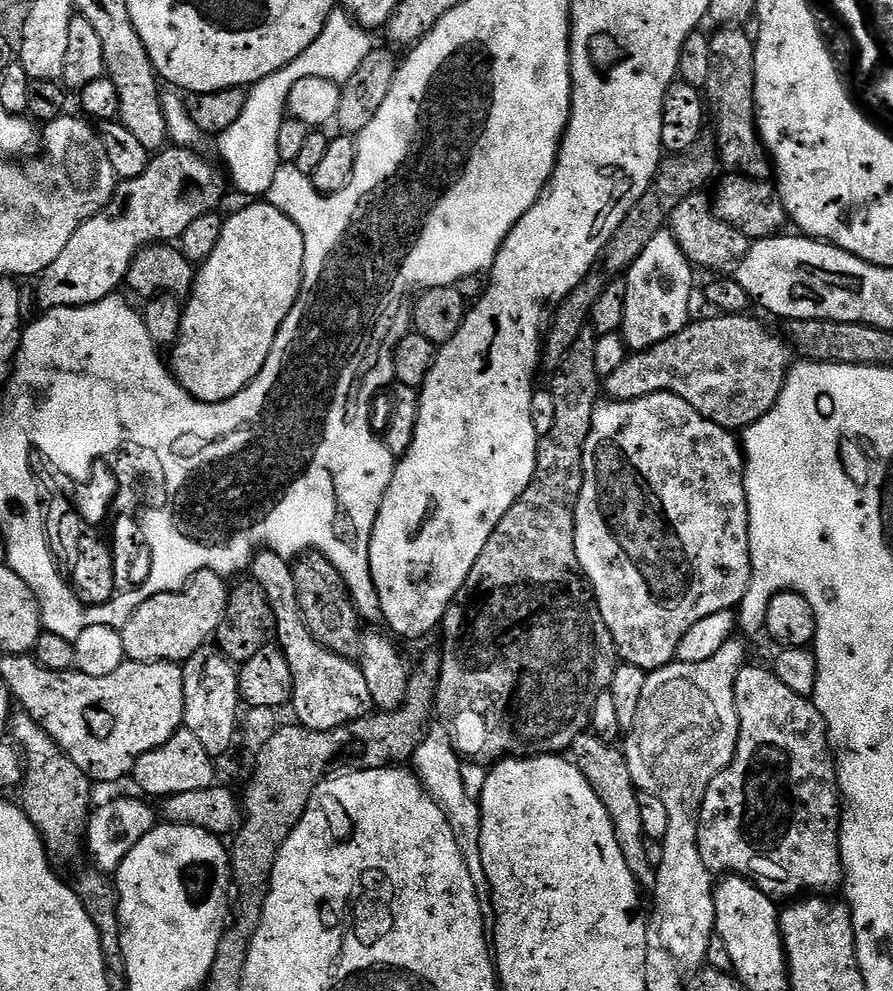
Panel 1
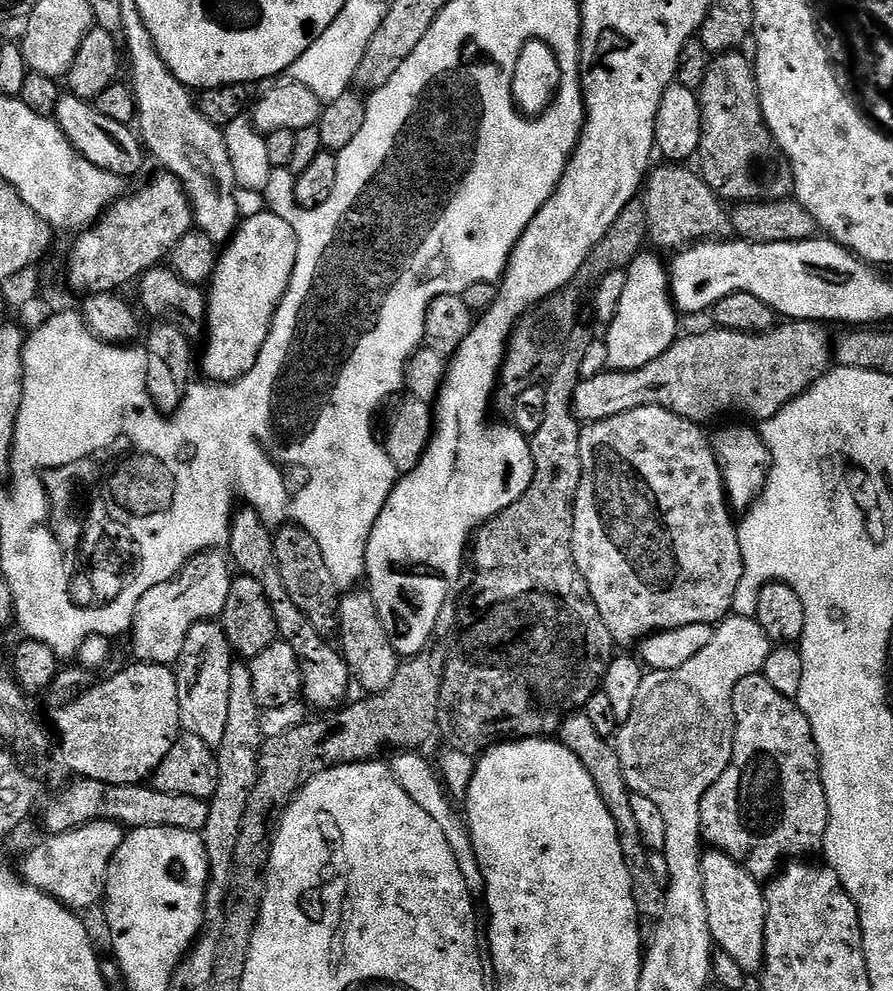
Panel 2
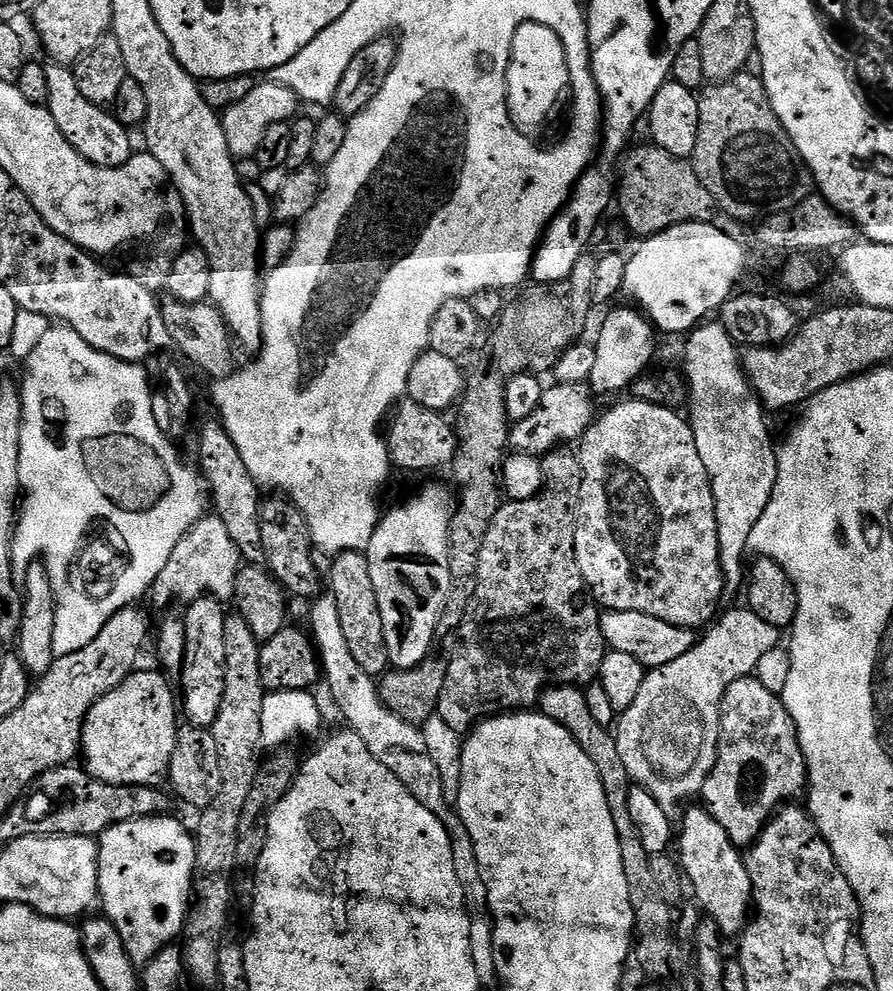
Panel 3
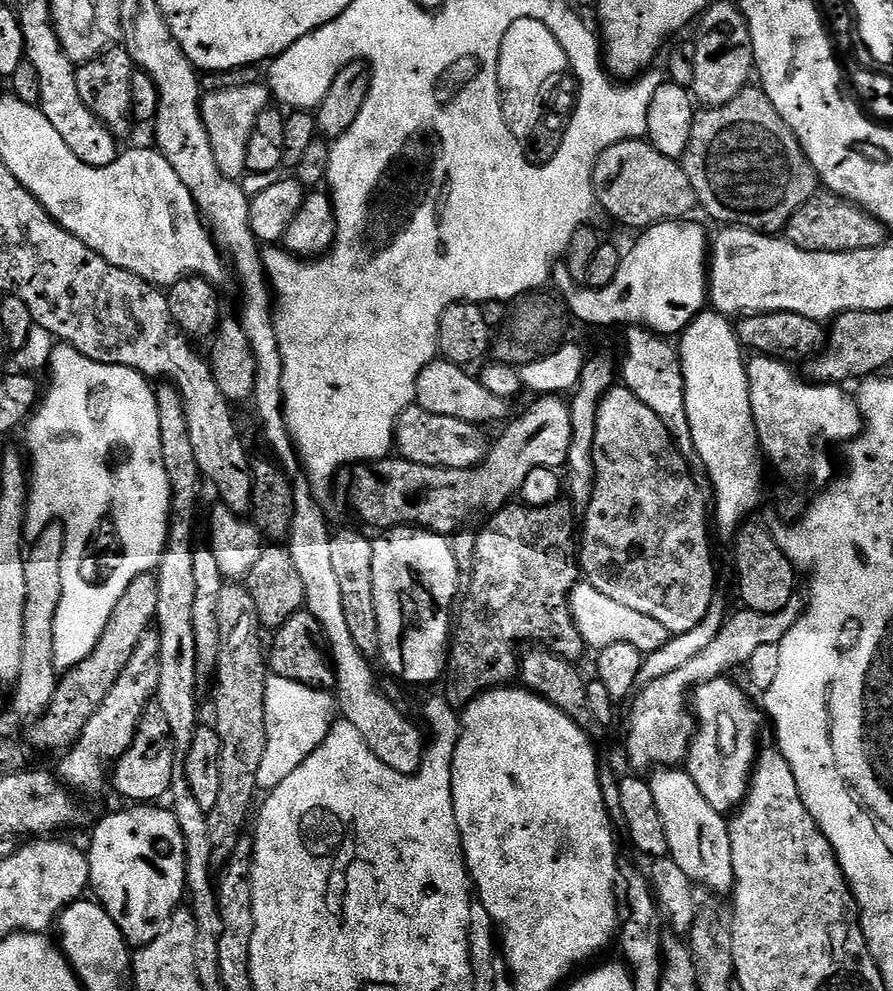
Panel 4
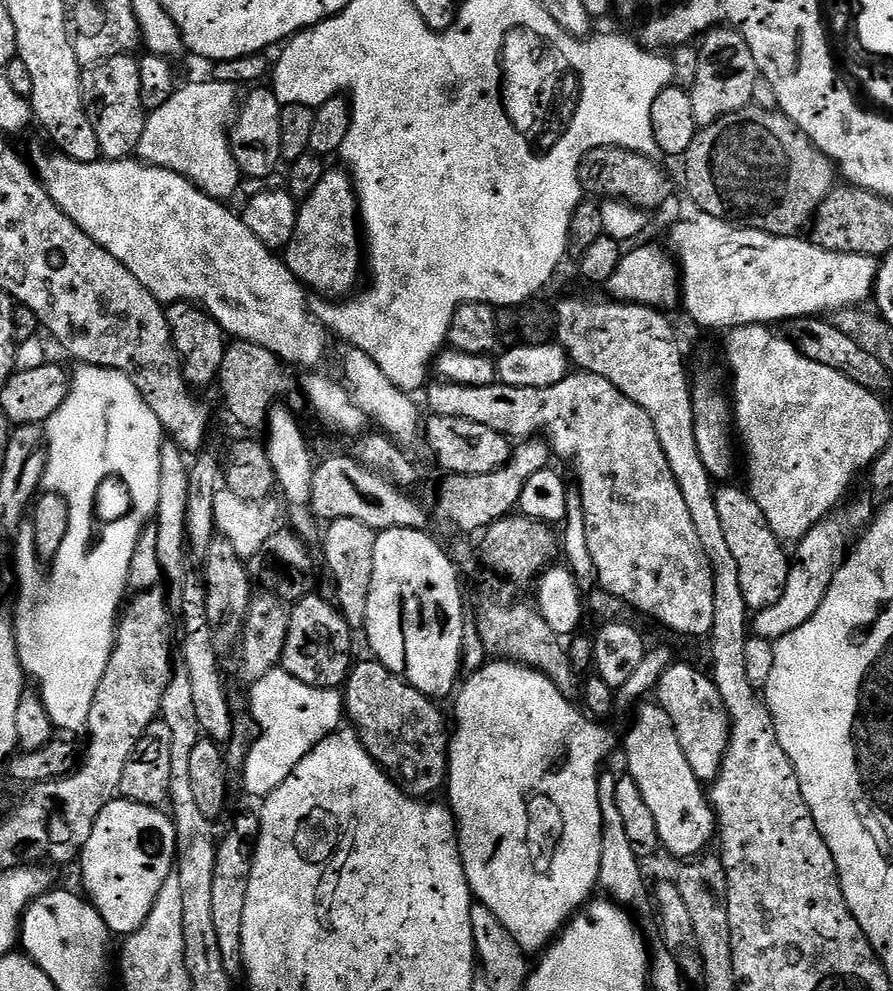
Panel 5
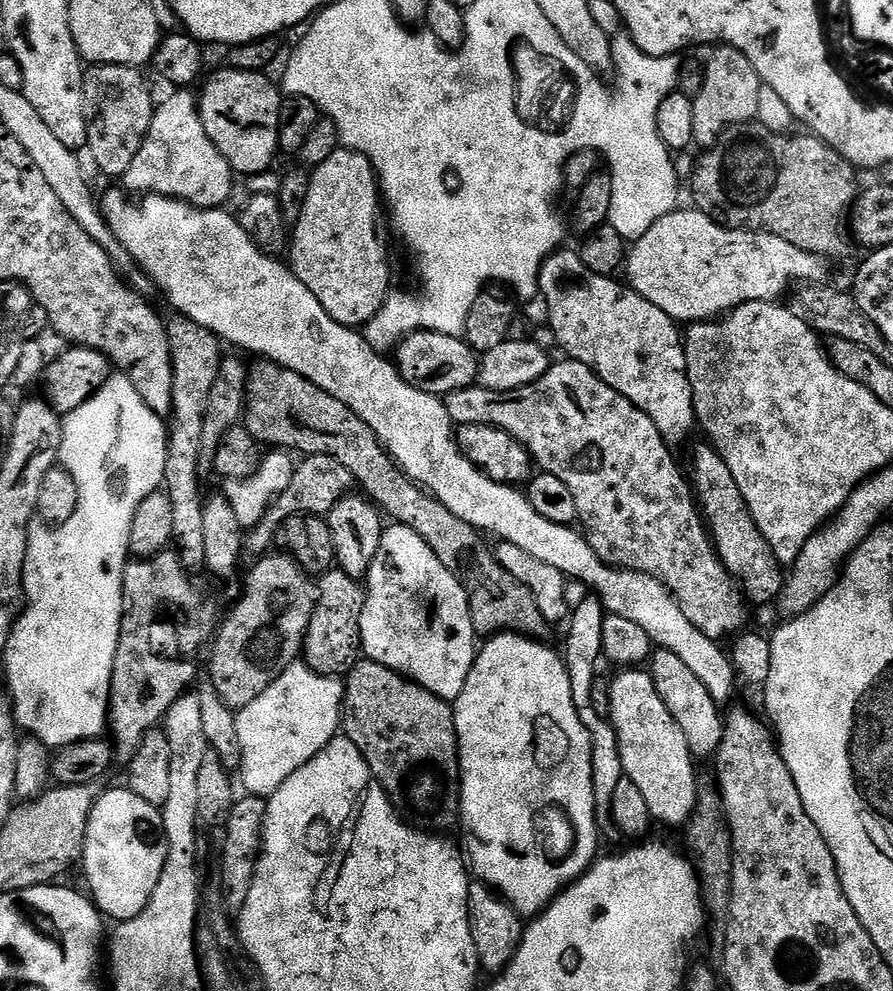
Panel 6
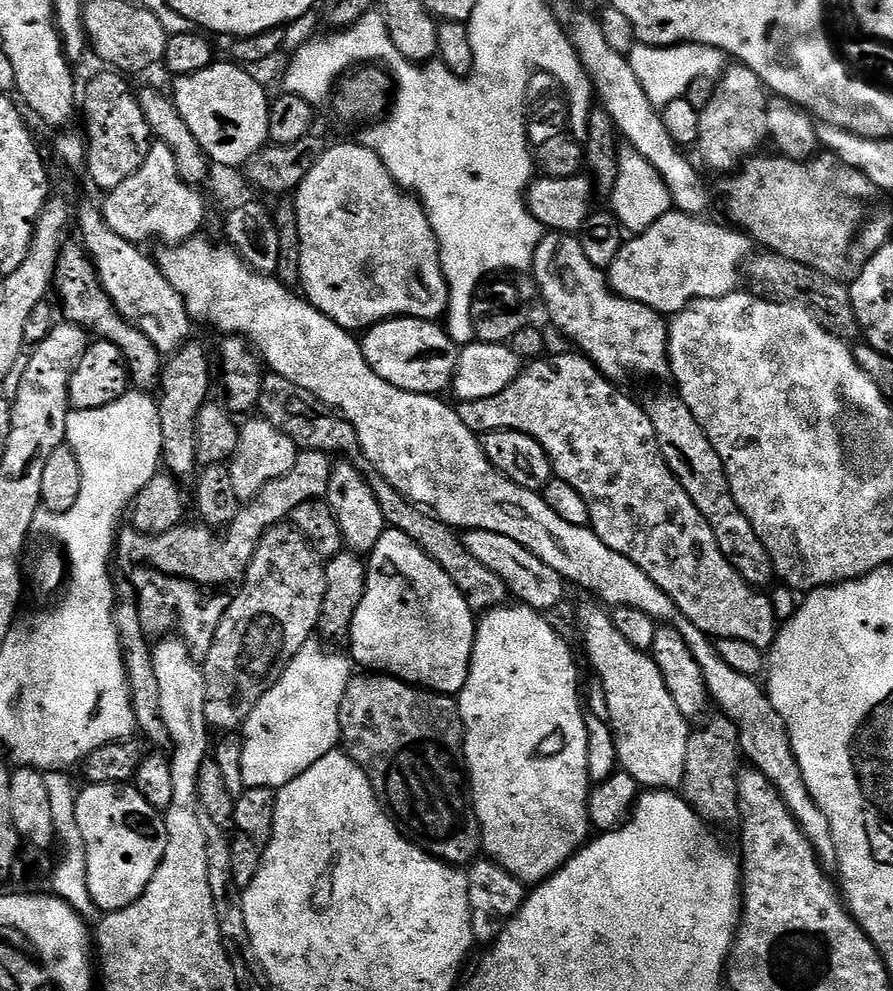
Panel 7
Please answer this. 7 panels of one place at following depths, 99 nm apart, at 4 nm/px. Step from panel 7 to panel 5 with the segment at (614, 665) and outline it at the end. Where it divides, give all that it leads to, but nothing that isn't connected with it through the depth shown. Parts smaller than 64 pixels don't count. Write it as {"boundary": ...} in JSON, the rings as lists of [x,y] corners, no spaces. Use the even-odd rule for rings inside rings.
{"boundary":[[[651,702],[652,704],[644,704],[636,712],[636,721],[632,724],[632,729],[628,732],[628,737],[623,737],[622,748],[624,744],[624,756],[628,759],[628,768],[626,768],[627,775],[631,776],[634,782],[638,782],[638,790],[642,790],[642,799],[646,801],[646,807],[654,813],[654,822],[658,826],[658,838],[662,845],[663,851],[668,851],[672,856],[684,856],[680,858],[691,858],[694,856],[699,856],[705,851],[704,848],[708,843],[713,843],[714,837],[718,832],[718,825],[716,822],[716,814],[710,803],[709,797],[706,795],[705,789],[704,792],[702,789],[702,782],[694,774],[694,770],[690,770],[690,762],[686,762],[686,754],[682,754],[682,746],[678,746],[678,738],[676,737],[676,731],[674,726],[670,722],[670,714],[666,714],[666,710],[662,710],[659,706],[659,703]]]}

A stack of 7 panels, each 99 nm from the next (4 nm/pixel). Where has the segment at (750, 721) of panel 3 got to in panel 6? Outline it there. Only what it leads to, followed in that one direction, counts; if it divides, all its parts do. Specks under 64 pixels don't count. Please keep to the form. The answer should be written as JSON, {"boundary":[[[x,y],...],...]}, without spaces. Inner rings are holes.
{"boundary":[[[656,648],[653,651],[650,657],[650,671],[658,698],[666,702],[666,710],[674,714],[674,722],[682,726],[682,734],[686,734],[686,742],[693,757],[715,757],[724,737],[725,717],[722,715],[721,705],[716,704],[714,698],[710,698],[710,690],[706,690],[706,686],[698,682],[698,677],[686,667],[682,658],[678,658],[678,654],[665,648]]]}

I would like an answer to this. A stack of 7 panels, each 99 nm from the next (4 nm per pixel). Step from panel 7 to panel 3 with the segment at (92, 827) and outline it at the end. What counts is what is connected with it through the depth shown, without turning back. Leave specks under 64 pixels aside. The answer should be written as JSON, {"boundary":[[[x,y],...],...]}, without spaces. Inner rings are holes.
{"boundary":[[[171,815],[151,816],[141,820],[131,820],[115,824],[98,838],[100,846],[99,903],[104,903],[103,915],[118,930],[130,954],[132,963],[137,966],[149,964],[163,948],[169,947],[172,940],[181,935],[184,921],[192,898],[192,875],[196,869],[196,841],[193,833],[188,832]]]}

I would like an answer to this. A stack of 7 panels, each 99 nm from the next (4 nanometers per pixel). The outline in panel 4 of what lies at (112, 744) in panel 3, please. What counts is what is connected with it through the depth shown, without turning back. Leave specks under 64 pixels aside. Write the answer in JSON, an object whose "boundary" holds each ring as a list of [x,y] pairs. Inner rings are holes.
{"boundary":[[[149,710],[144,713],[140,725],[136,730],[136,736],[132,739],[132,745],[122,754],[122,758],[115,761],[110,772],[110,788],[113,788],[120,796],[125,796],[128,802],[160,802],[169,795],[172,786],[172,771],[178,762],[175,748],[172,747],[172,735],[170,726],[166,726],[166,718],[158,710]]]}

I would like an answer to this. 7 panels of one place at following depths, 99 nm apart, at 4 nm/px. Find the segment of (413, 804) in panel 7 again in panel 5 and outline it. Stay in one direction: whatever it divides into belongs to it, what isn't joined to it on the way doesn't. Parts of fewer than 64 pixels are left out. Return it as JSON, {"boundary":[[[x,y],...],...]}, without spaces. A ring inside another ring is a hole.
{"boundary":[[[375,658],[353,663],[343,689],[344,706],[351,727],[360,733],[360,741],[380,767],[402,785],[405,792],[417,798],[432,798],[436,791],[445,787],[448,778],[448,746],[450,724],[444,721],[440,708],[433,697],[422,694],[410,682],[394,674]]]}

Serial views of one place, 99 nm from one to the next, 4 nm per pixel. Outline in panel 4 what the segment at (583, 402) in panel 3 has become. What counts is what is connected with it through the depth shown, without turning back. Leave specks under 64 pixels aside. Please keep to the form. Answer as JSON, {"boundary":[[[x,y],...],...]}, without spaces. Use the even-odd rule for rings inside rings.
{"boundary":[[[559,395],[533,400],[536,401],[517,420],[509,419],[503,425],[504,433],[491,441],[488,455],[475,468],[418,466],[418,462],[399,458],[351,465],[348,500],[353,510],[372,528],[415,526],[445,538],[461,531],[467,525],[464,523],[483,508],[489,508],[492,514],[499,512],[519,493],[531,472],[539,468],[560,470],[568,462],[571,407],[565,401],[563,404]]]}

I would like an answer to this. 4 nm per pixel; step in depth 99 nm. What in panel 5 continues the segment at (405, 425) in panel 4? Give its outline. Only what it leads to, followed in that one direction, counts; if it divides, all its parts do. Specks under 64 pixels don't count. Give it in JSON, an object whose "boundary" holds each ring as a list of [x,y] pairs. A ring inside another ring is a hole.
{"boundary":[[[429,415],[422,424],[422,440],[428,443],[433,458],[445,468],[445,473],[457,476],[490,474],[508,463],[513,450],[509,437],[490,426],[482,426],[466,418]]]}

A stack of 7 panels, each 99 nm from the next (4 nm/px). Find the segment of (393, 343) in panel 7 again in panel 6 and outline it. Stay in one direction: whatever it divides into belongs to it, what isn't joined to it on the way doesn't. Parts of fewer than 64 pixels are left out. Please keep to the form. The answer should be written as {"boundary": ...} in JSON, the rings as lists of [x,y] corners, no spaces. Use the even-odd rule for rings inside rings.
{"boundary":[[[412,332],[394,348],[394,363],[410,386],[441,398],[454,390],[473,387],[480,378],[481,357],[459,336],[443,336],[437,332]]]}

